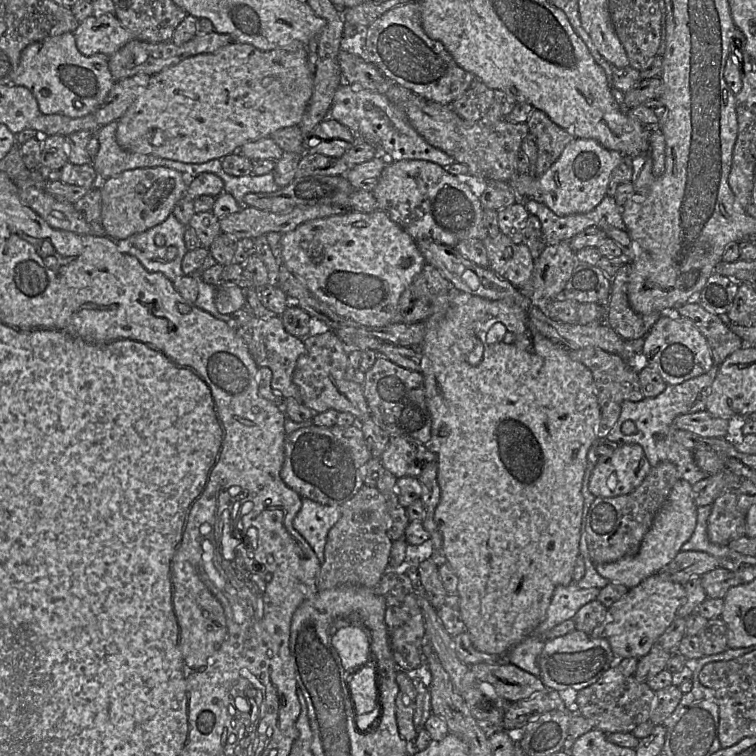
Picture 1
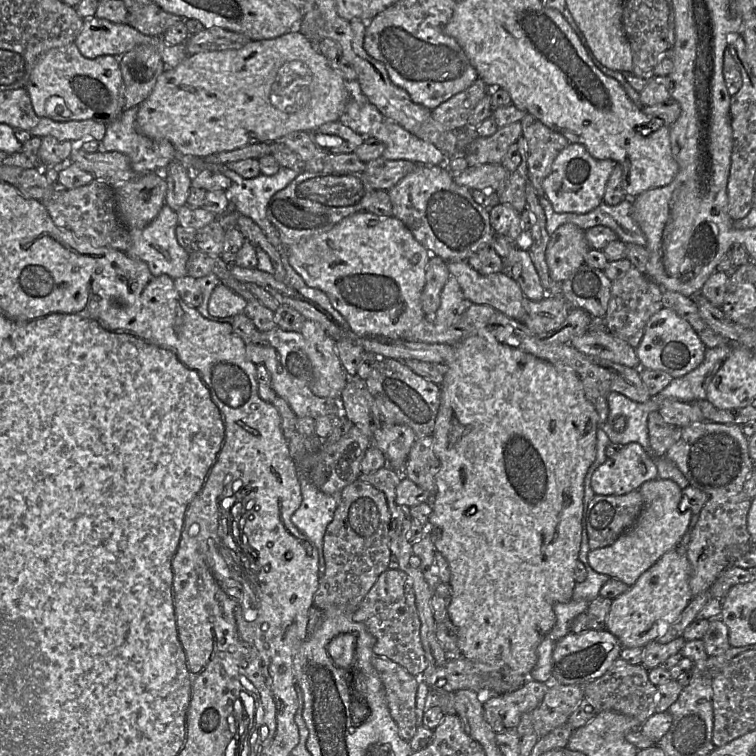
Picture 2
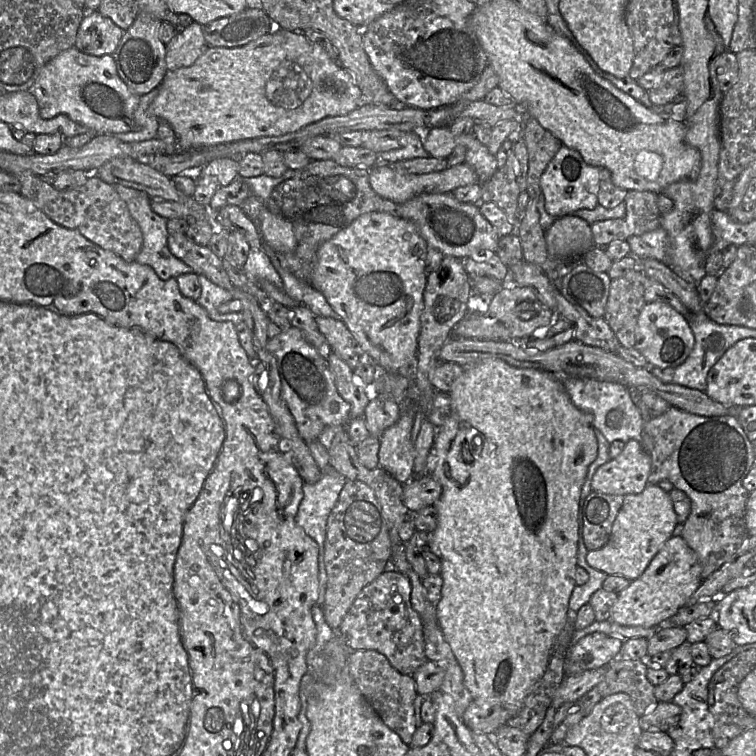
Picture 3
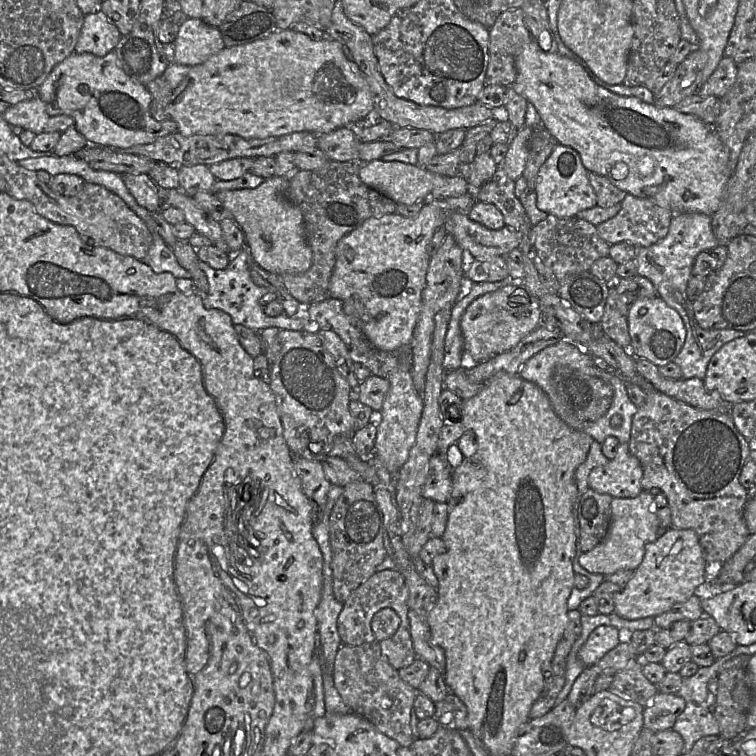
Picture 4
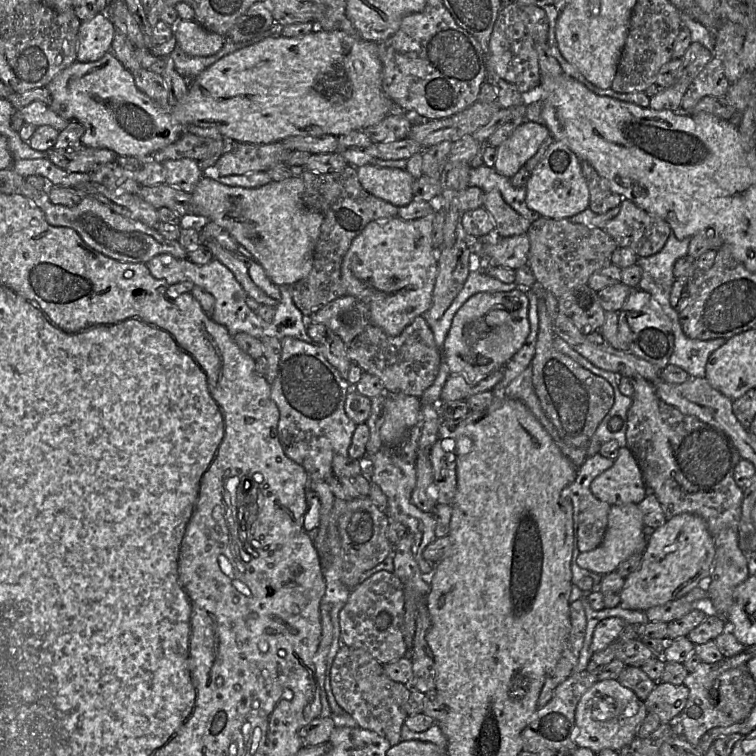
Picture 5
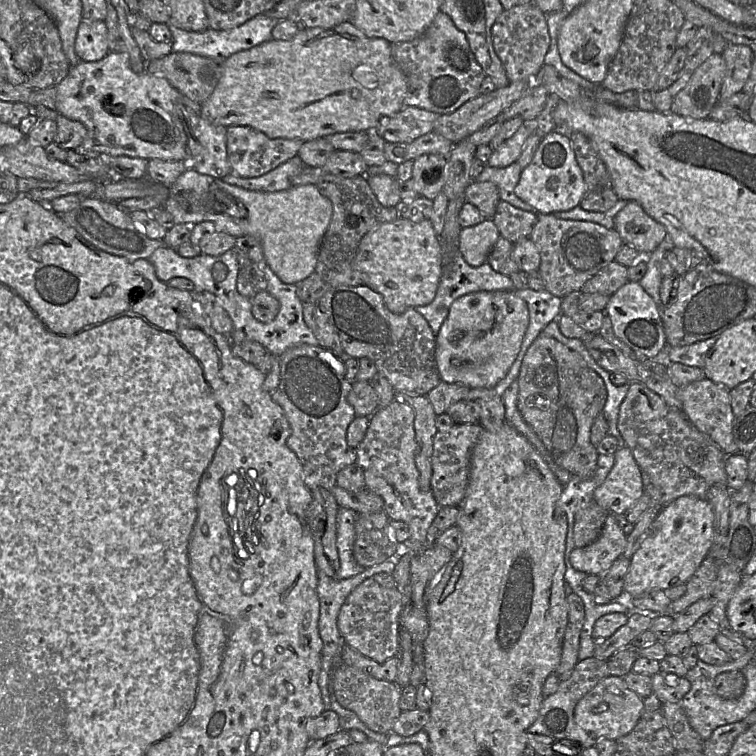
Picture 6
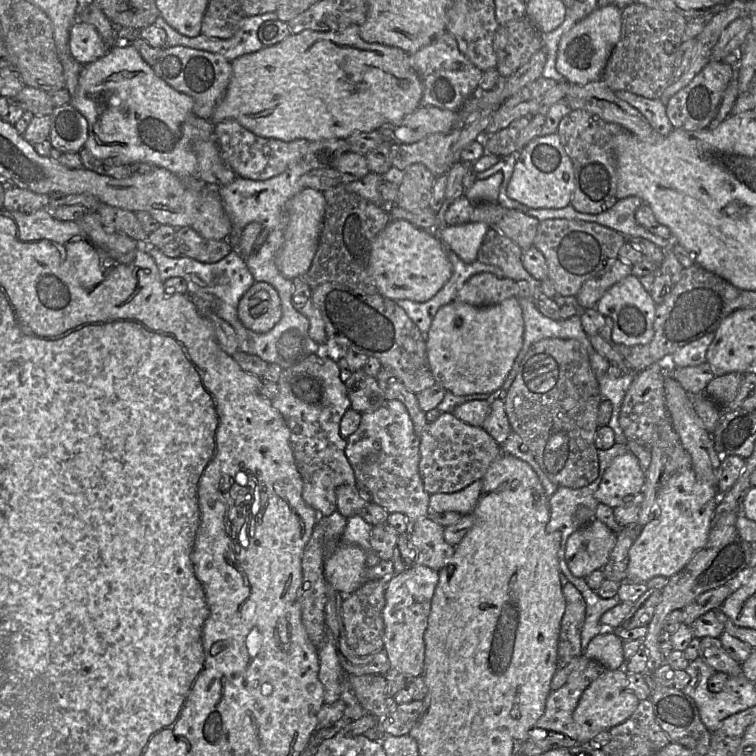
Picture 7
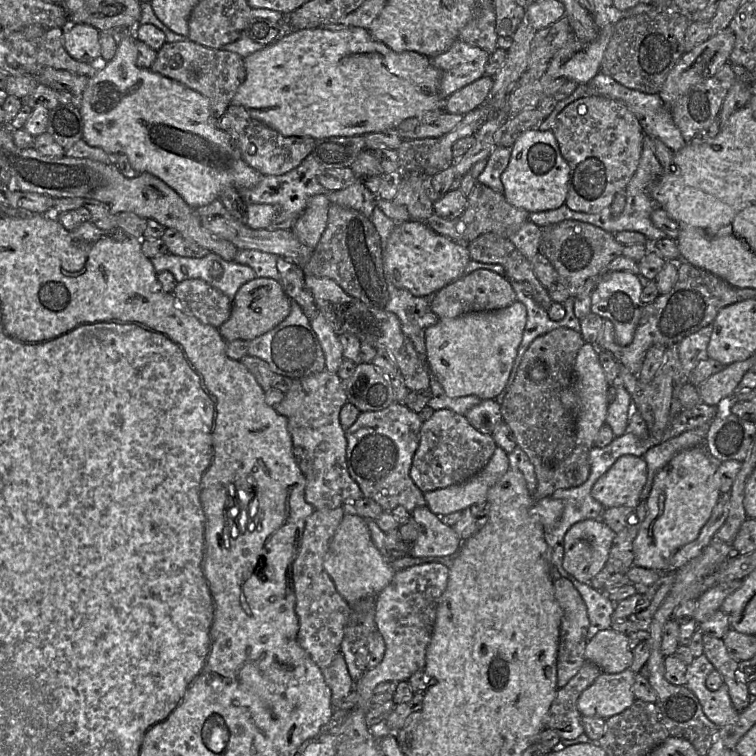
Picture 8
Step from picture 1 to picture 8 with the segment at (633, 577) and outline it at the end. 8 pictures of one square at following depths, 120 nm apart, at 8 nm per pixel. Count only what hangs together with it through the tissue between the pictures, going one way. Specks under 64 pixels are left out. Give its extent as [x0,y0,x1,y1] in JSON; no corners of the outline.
[563,519,617,583]

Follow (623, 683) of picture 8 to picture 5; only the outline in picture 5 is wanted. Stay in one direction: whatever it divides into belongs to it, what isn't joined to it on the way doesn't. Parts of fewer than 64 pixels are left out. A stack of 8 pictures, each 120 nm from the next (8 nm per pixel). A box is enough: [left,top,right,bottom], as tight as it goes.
[574,680,648,753]

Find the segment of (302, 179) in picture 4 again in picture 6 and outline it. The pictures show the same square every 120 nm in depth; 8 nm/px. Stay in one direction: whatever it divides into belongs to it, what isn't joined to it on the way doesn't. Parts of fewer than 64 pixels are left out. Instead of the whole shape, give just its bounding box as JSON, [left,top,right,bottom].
[295,174,401,304]

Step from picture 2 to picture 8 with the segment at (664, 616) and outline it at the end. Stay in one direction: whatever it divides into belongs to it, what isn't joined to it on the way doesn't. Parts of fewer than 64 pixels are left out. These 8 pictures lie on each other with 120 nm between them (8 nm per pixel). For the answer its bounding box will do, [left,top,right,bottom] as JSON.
[633,446,721,573]

